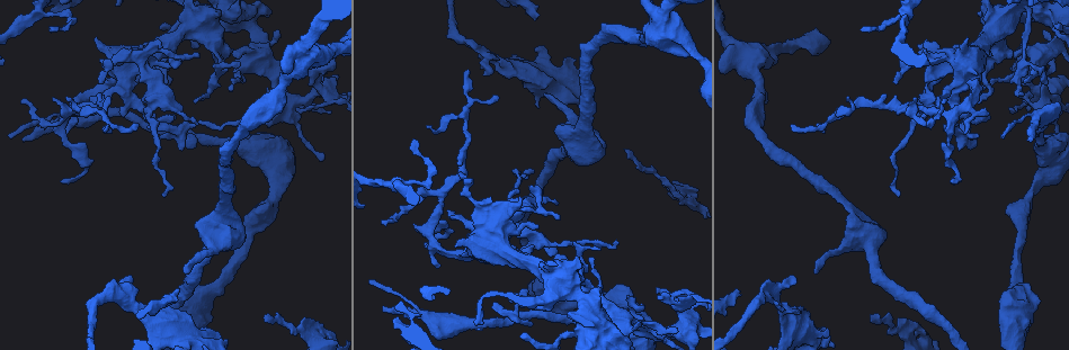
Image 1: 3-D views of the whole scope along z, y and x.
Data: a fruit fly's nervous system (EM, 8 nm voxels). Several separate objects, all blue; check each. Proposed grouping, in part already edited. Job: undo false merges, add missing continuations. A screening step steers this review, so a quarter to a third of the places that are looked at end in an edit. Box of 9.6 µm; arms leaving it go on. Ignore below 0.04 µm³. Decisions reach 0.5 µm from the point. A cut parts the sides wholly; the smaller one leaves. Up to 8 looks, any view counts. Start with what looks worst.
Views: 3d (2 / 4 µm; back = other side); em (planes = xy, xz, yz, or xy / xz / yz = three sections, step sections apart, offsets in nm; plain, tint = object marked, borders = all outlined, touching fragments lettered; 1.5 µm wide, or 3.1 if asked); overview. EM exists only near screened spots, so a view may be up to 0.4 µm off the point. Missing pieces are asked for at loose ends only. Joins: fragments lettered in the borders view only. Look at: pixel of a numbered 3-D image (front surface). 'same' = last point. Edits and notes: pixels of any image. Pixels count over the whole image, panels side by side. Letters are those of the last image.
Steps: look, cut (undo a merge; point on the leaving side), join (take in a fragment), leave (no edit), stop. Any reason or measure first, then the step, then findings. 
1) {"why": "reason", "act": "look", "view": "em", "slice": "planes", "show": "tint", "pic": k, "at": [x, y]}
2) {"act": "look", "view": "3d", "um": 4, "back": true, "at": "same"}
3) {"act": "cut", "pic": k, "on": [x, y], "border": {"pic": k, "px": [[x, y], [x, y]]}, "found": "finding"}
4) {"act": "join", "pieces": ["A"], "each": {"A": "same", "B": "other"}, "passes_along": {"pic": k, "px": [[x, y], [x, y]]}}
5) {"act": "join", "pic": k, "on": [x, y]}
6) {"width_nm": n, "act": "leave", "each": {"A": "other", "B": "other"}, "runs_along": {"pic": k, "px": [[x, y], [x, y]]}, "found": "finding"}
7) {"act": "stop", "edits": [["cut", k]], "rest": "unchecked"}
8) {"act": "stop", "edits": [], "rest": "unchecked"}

{"why": "free end", "act": "look", "view": "em", "slice": "xz", "step": 4, "show": "borders", "pic": 1, "at": [1029, 141]}

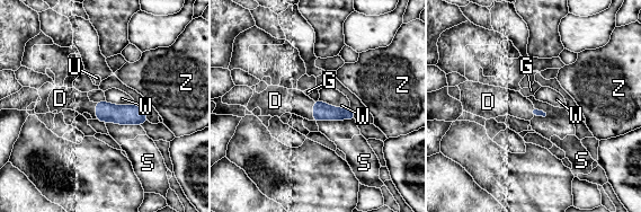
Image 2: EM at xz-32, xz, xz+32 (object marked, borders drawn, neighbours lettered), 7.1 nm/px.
{"act": "look", "view": "em", "slice": "planes", "show": "borders", "at": "same"}

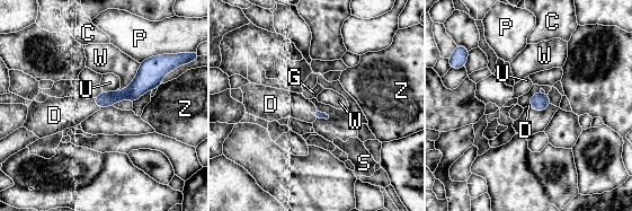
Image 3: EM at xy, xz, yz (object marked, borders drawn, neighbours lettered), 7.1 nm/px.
{"longest_contact_nm": ["W", 260], "act": "join", "pieces": ["D"], "each": {"C": "other", "D": "same", "G": "other", "P": "other", "S": "other", "U": "other", "W": "other", "Z": "other"}, "found": "the cell continues"}

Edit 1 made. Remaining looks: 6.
{"why": "thin end", "act": "look", "view": "3d", "um": 2, "pic": 1, "at": [468, 72]}

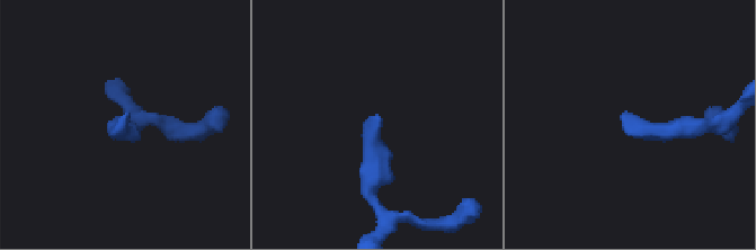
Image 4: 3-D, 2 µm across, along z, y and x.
{"why": "shape alone is not enough", "act": "look", "view": "em", "slice": "planes", "show": "plain", "pic": 4, "at": [125, 111]}

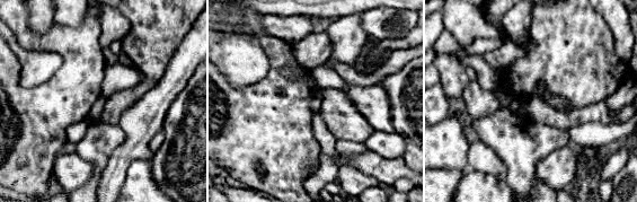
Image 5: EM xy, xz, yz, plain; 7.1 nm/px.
{"act": "look", "view": "em", "slice": "planes", "show": "borders", "at": "same"}

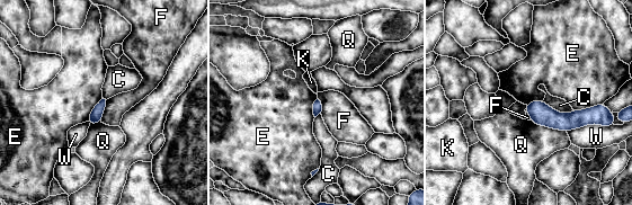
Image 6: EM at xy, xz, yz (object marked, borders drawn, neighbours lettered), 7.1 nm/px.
{"act": "leave", "each": {"C": "other", "E": "other", "F": "other", "K": "other", "Q": "other", "W": "other"}, "border": {"pic": 6, "px": [[603, 103], [573, 110]]}, "found": "no lettered fragment goes on from it"}

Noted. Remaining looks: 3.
{"why": "branch stops here", "act": "look", "view": "em", "slice": "planes", "show": "borders", "pic": 1, "at": [239, 65]}

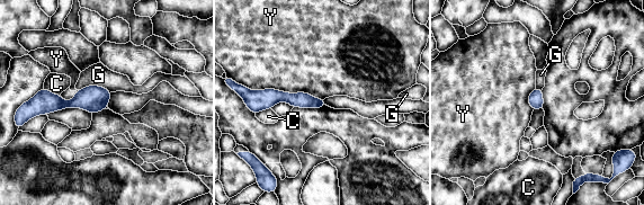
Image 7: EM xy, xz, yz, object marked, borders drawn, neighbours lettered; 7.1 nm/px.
{"width_nm": 110, "act": "leave", "each": {"C": "other", "G": "other", "Y": "other"}, "runs_along": {"pic": 7, "px": [[107, 94], [72, 104], [38, 97]]}, "found": "no lettered fragment goes on from it"}

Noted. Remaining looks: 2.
{"act": "stop", "edits": [["join", 3]], "rest": "unchecked"}

